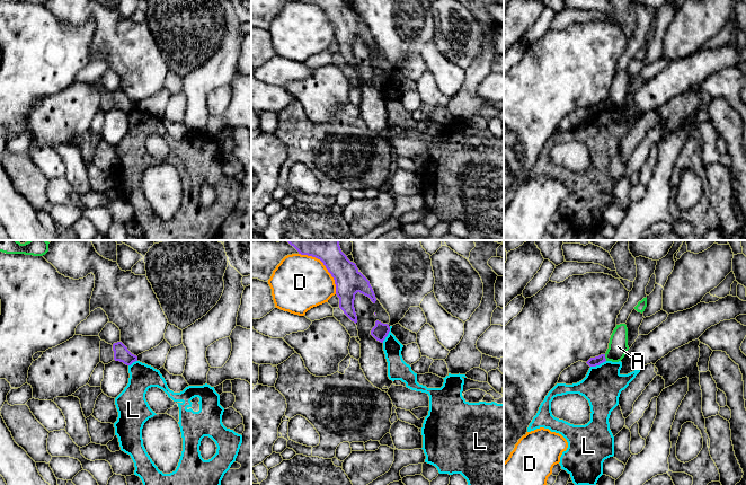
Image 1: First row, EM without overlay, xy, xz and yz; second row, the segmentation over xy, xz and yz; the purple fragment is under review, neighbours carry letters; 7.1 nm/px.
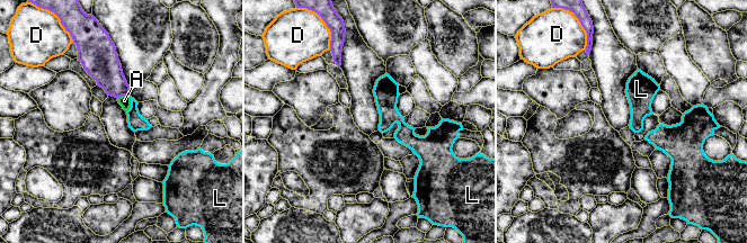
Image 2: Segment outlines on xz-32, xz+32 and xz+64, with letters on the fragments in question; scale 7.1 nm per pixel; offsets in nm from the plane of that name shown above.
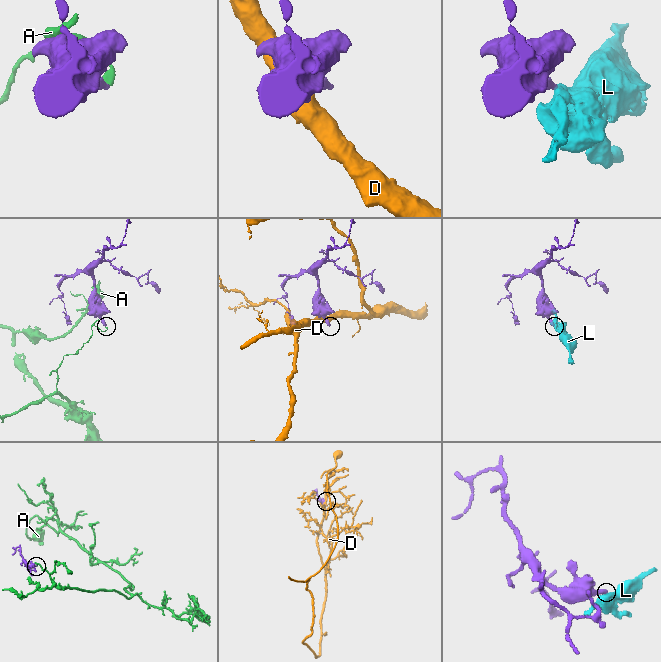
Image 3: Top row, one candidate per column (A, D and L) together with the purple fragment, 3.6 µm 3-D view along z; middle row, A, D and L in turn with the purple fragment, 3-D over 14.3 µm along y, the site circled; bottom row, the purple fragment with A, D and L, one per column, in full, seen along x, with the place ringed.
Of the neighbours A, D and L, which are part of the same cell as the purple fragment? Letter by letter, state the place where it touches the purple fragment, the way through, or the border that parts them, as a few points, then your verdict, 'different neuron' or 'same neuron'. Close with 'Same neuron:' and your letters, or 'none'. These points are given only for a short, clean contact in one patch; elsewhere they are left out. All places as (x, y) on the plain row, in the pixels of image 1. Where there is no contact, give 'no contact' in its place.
A: yz (604, 105) | along yz (604, 102), (606, 107) | different neuron
D: xz (325, 12) | different neuron
L: xz (387, 82) | along xz (390, 75), (382, 89) | different neuron
Same neuron: none

